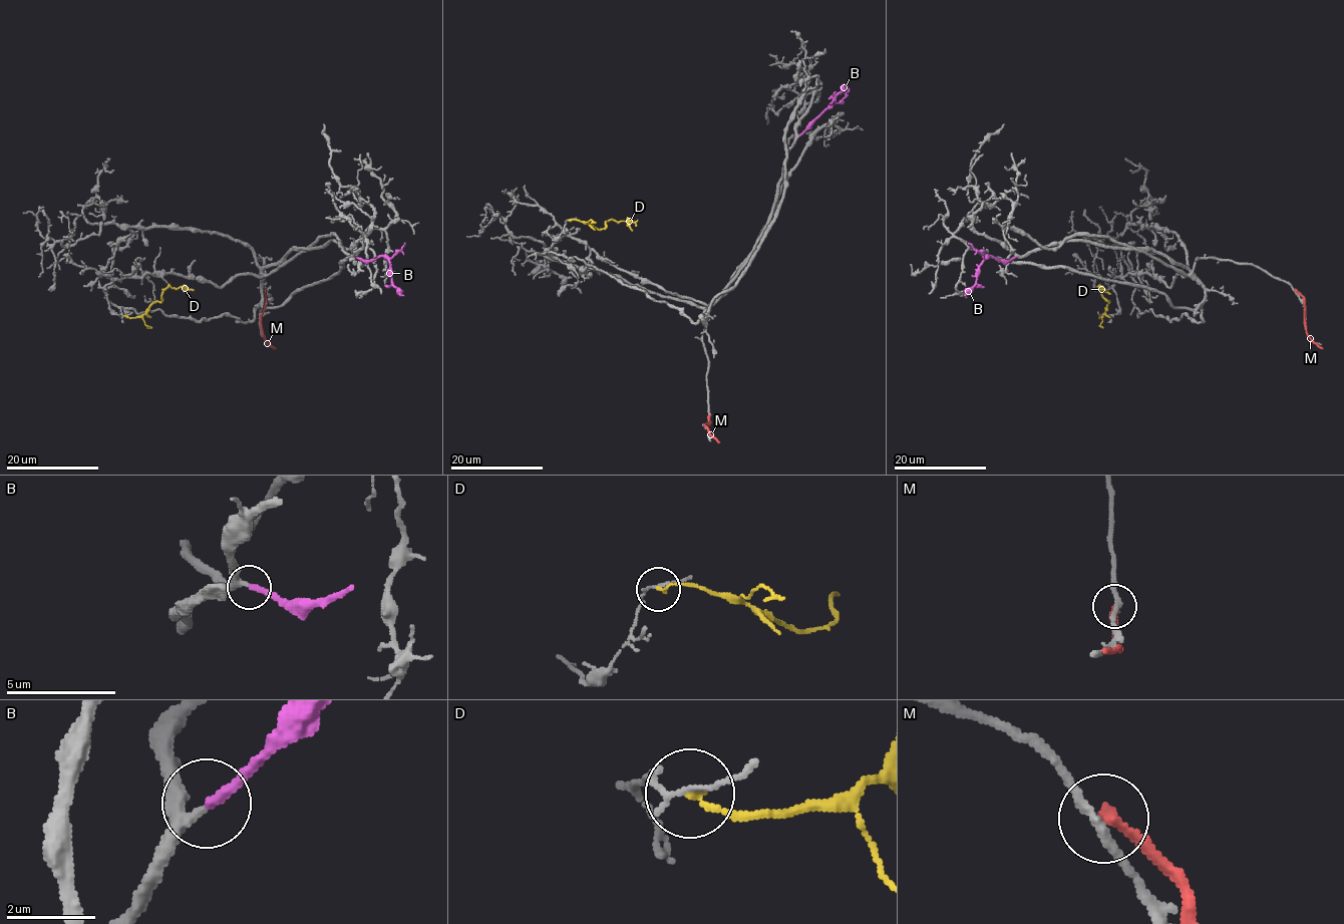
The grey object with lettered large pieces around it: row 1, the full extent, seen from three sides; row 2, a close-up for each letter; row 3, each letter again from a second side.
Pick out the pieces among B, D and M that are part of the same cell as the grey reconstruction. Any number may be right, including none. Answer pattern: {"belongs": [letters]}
{"belongs": ["B"]}

